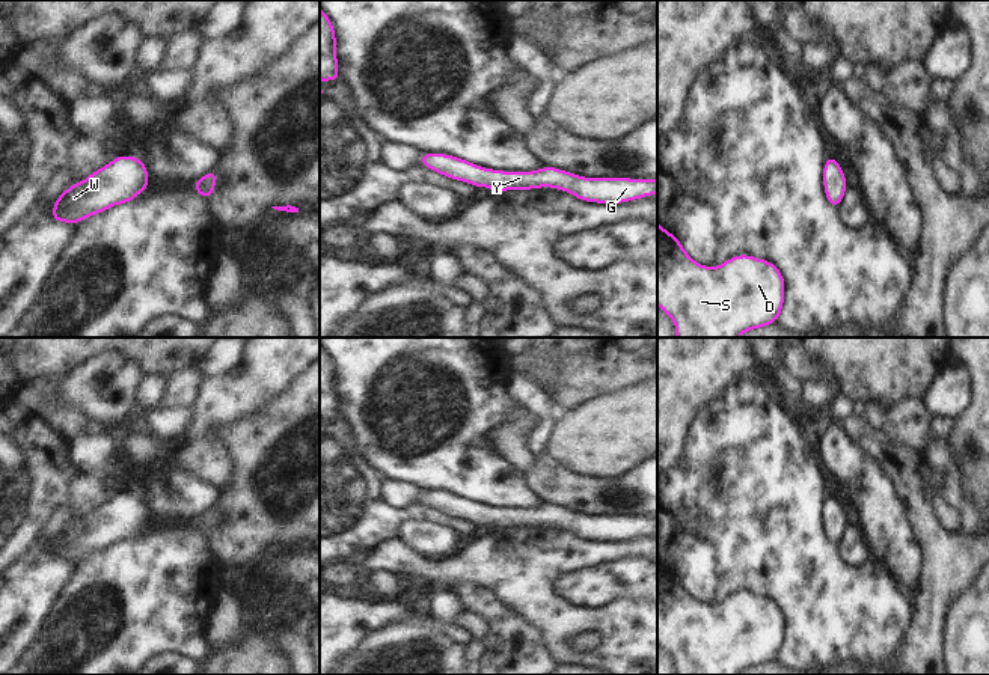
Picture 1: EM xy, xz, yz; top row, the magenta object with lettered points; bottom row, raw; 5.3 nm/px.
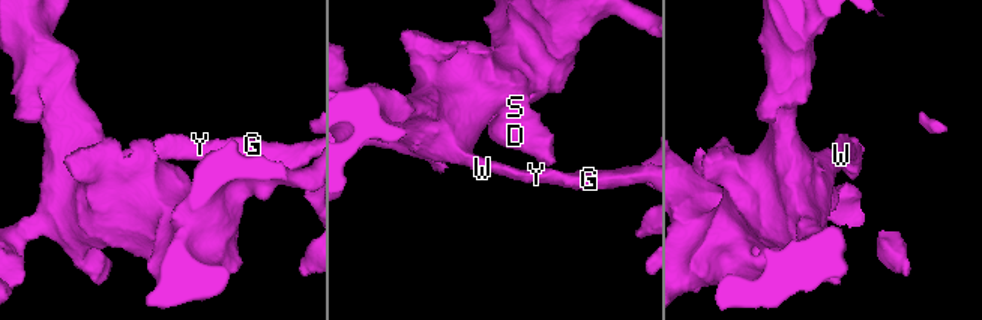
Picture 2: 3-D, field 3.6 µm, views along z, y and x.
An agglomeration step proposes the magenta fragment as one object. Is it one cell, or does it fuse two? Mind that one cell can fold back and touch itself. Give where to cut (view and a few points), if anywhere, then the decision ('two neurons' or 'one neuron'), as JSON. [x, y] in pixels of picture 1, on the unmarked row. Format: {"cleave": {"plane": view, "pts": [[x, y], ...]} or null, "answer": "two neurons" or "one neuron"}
{"cleave": null, "answer": "one neuron"}

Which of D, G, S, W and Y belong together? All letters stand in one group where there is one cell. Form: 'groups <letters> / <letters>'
groups D G S W Y

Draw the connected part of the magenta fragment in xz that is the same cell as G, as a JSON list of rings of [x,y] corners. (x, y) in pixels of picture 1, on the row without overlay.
[[[424,490],[419,502],[475,526],[485,524],[493,529],[550,524],[568,529],[582,539],[594,541],[624,541],[657,530],[657,517],[583,515],[552,503],[532,509],[504,509],[485,506],[449,491],[434,490]]]

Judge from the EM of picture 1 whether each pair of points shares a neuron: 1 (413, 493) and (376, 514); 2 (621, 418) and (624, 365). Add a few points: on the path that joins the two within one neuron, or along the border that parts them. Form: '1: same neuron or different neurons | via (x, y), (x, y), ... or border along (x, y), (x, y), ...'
1: different neurons | border along (382, 478), (386, 502), (418, 502)
2: different neurons | border along (641, 380), (599, 394), (590, 400)

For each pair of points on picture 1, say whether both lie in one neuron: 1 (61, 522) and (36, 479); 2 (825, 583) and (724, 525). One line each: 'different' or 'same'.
1: different
2: same

